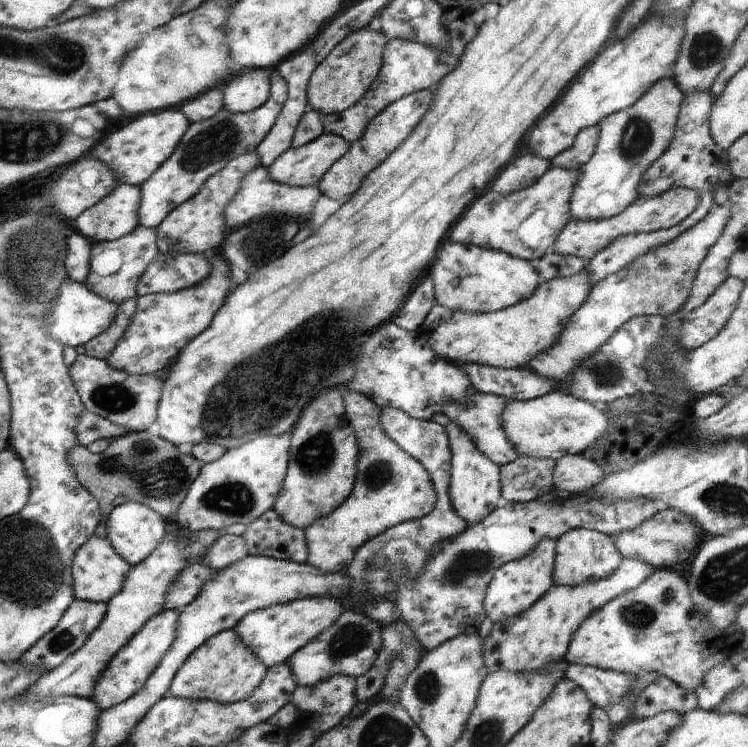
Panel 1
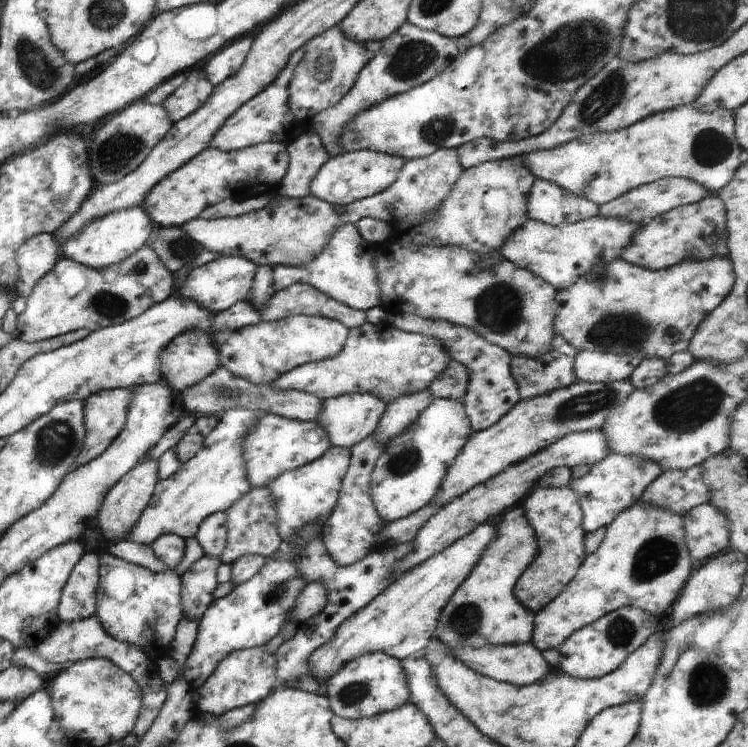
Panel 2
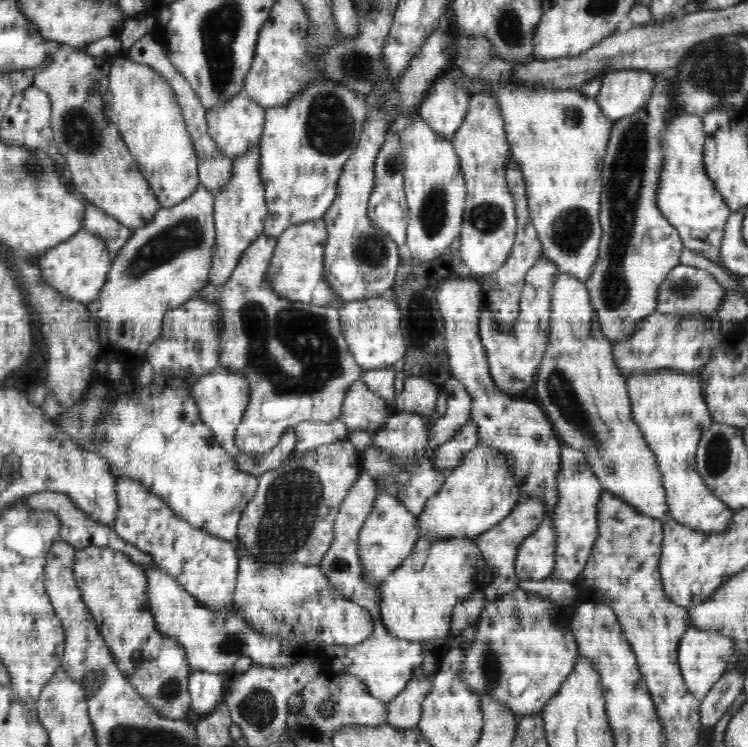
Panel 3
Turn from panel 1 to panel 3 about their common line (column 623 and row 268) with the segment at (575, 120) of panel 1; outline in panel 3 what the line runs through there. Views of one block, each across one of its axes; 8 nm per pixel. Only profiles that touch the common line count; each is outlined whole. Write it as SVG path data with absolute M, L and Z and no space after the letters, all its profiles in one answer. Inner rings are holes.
M80 229L72 238L39 255L37 267L43 281L56 289L56 292L62 293L66 298L88 303L96 300L106 285L112 260L113 257L106 250L106 241L86 229Z

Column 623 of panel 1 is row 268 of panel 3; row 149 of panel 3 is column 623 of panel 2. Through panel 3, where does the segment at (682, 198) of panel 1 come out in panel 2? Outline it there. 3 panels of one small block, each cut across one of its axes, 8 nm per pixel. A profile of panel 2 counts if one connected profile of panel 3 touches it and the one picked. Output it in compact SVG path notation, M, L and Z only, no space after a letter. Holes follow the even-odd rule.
M716 194L707 195L699 202L671 209L649 220L647 226L637 228L633 242L623 251L621 259L641 268L662 271L687 259L706 261L728 257L726 222L725 207L720 198Z

